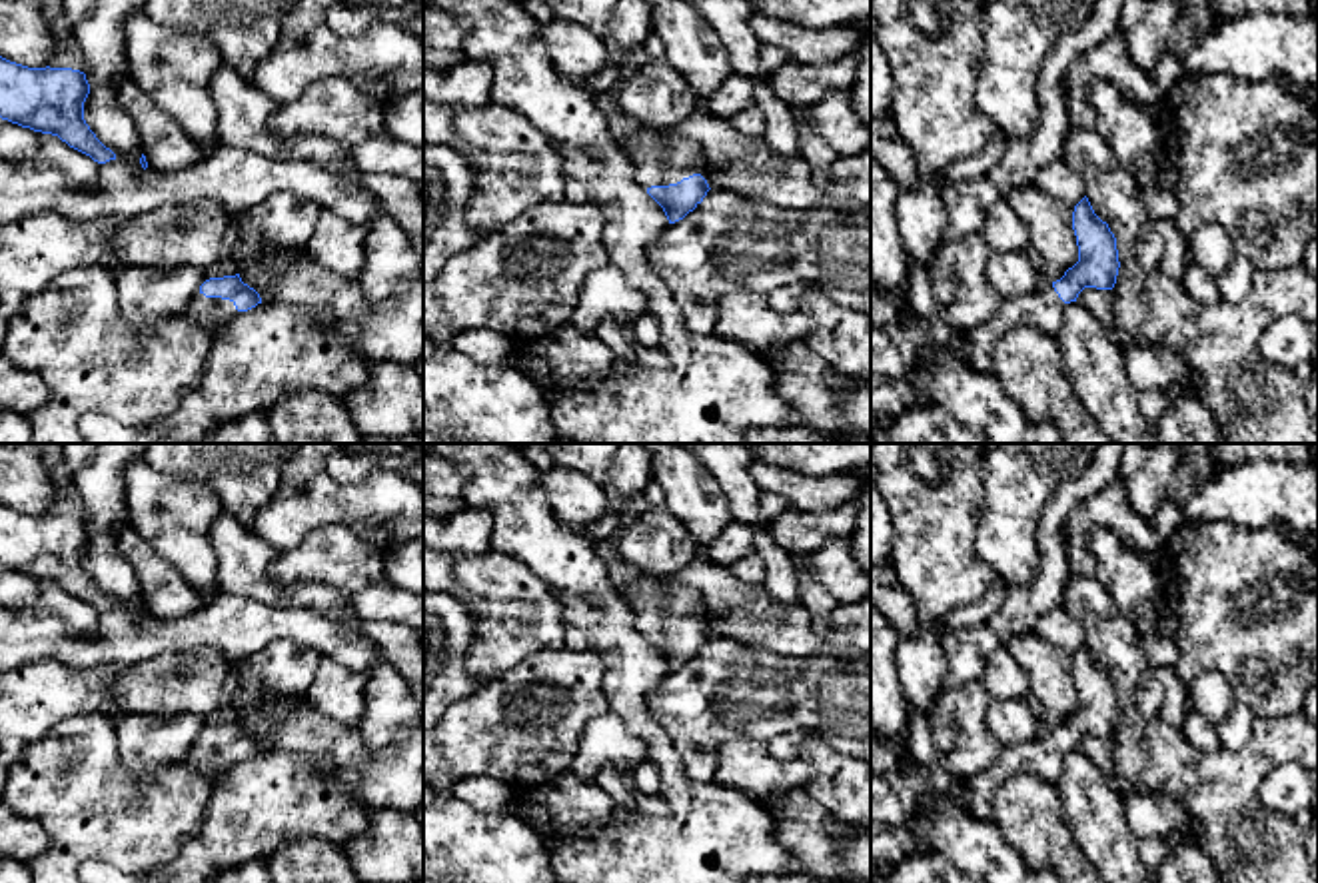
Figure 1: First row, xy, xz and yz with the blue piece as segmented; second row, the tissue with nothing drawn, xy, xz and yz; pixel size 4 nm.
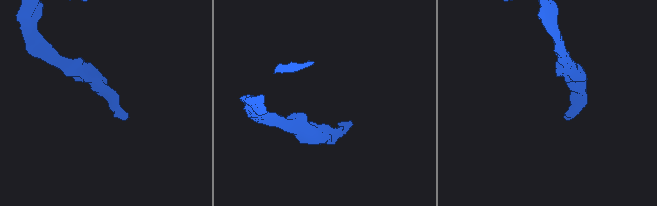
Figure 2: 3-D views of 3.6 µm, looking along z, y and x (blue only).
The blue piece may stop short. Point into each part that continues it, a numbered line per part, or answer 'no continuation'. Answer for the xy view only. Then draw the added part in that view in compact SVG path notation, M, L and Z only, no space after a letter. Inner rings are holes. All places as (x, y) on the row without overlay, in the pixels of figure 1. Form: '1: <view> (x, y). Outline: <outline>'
1: xy (212, 760). Outline: M198 739L196 745L190 749L184 765L200 773L220 777L236 761L238 757L234 749L222 745L206 745Z

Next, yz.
1: yz (1043, 756). Outline: M1042 731L1022 743L1004 745L988 771L963 781L963 803L979 819L992 821L992 799L1004 777L1016 773L1036 773L1048 783L1060 775L1066 751L1058 745L1052 731Z

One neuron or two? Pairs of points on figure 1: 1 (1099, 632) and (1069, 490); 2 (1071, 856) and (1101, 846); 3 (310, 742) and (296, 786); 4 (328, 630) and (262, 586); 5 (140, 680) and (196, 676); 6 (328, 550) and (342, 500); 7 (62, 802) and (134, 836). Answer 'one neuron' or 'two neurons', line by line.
1: two neurons
2: two neurons
3: two neurons
4: two neurons
5: one neuron
6: two neurons
7: one neuron

